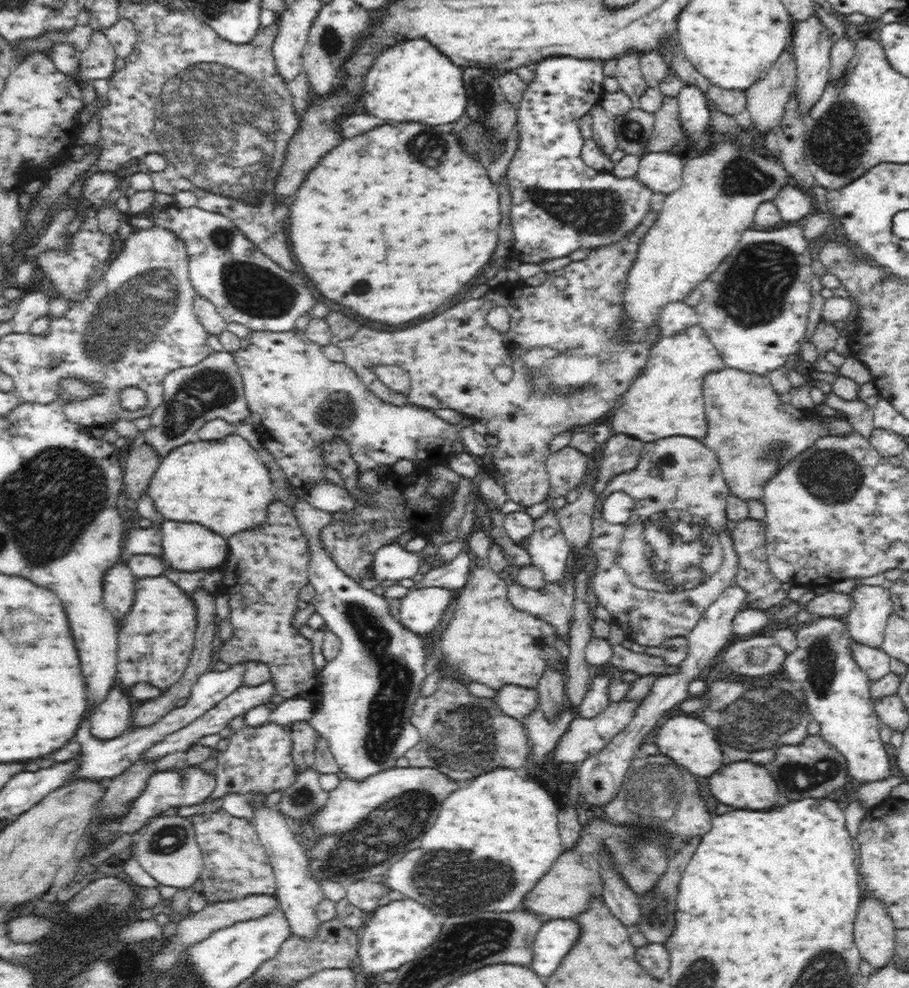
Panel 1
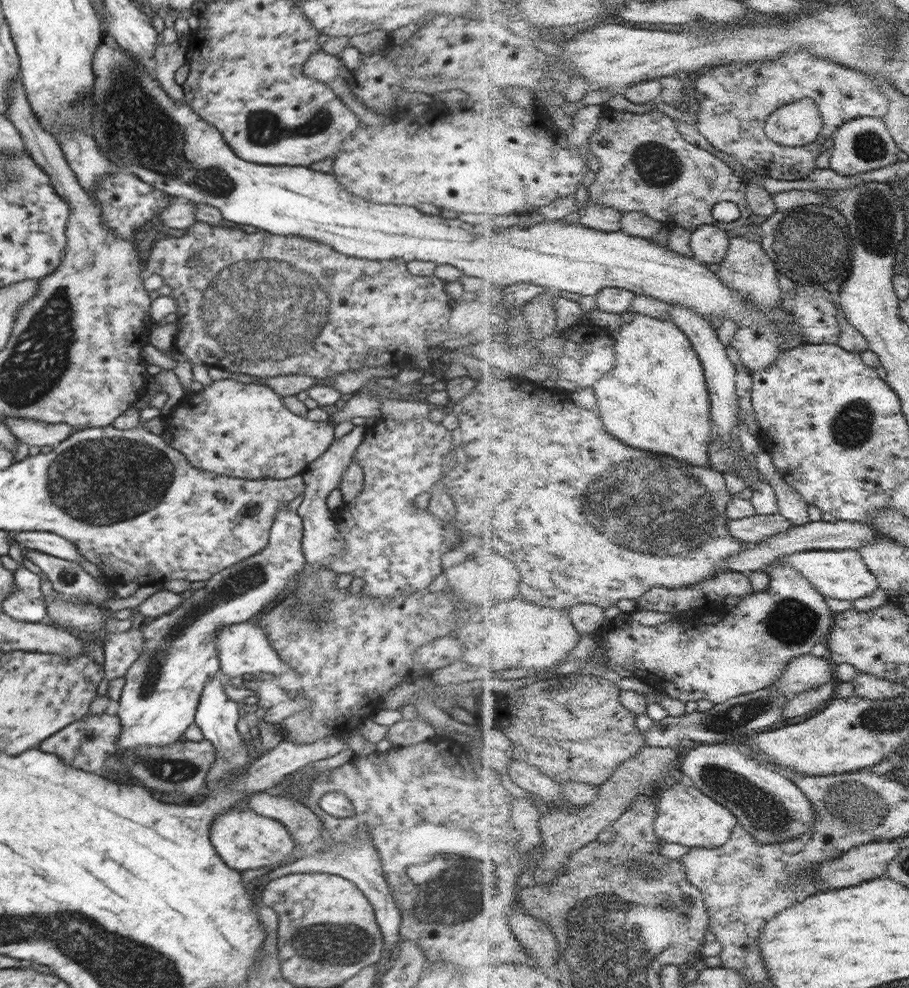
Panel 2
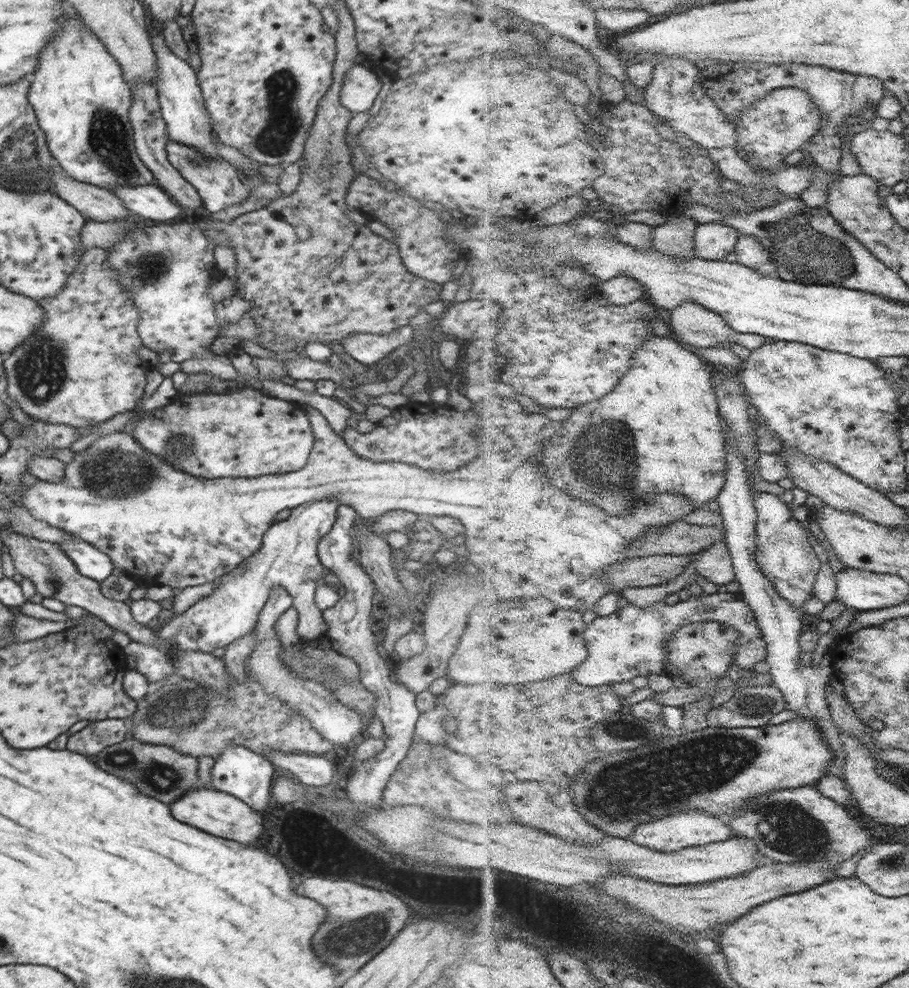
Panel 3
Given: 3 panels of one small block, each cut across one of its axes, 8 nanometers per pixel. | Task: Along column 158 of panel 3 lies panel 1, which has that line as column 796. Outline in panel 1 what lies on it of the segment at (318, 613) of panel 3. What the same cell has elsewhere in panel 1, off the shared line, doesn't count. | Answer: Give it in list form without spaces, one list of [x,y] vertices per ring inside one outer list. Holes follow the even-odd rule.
[[[819,617],[795,632],[797,647],[783,662],[784,672],[802,687],[810,717],[820,725],[819,734],[847,761],[848,776],[863,784],[892,778],[890,758],[884,751],[878,720],[870,698],[870,680],[856,664],[846,623],[837,617]]]

